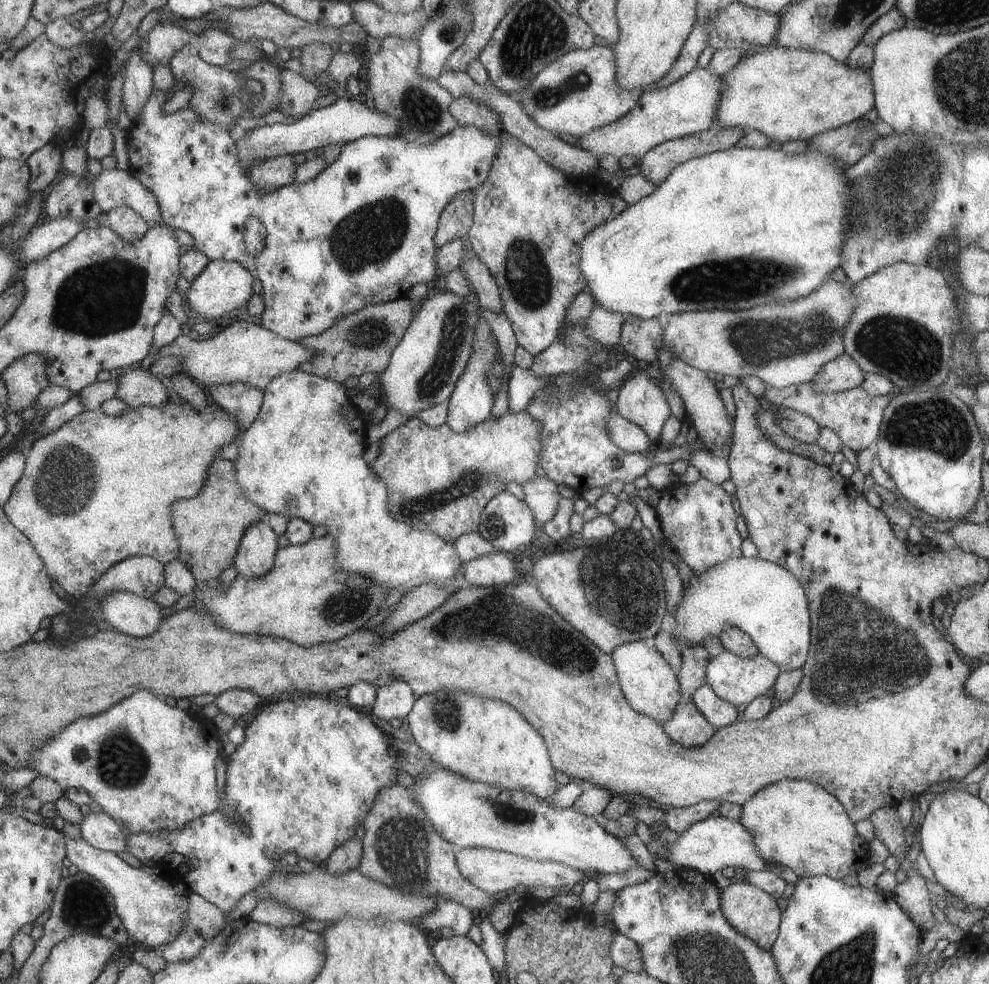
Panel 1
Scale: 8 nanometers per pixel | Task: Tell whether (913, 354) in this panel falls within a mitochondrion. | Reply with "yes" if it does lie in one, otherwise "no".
yes

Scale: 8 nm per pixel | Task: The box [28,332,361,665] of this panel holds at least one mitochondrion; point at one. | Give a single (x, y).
(70, 482)

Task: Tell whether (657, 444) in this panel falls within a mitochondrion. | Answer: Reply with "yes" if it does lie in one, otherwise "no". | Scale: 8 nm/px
no

